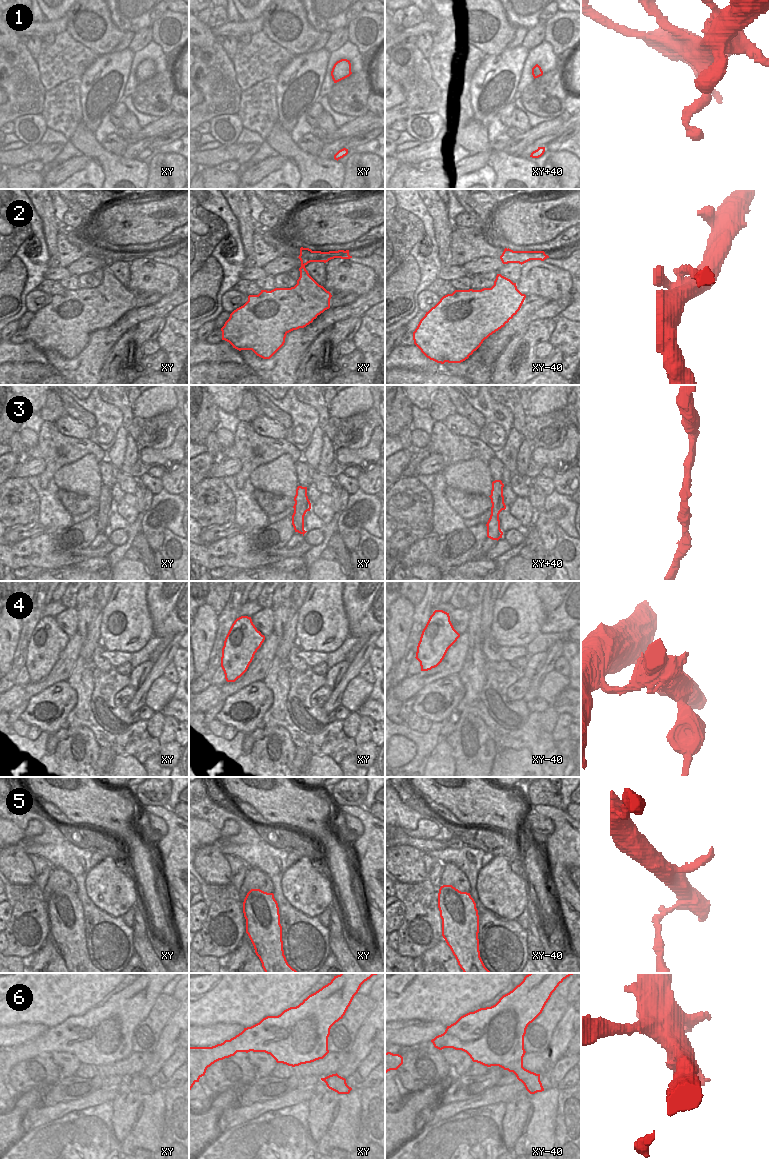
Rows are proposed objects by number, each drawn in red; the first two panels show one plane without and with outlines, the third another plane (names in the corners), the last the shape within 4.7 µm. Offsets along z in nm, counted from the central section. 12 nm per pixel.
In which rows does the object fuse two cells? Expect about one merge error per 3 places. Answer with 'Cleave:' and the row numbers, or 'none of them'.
Cleave: 2, 4.

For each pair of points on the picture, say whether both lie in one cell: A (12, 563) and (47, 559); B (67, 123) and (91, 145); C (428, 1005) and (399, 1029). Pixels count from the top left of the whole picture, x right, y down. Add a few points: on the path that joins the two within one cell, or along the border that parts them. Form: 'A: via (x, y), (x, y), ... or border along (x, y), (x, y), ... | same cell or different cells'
A: via (21, 559), (38, 559) | same cell
B: border along (81, 122), (68, 139) | different cells
C: border along (395, 1020), (420, 1019), (433, 1022) | different cells

